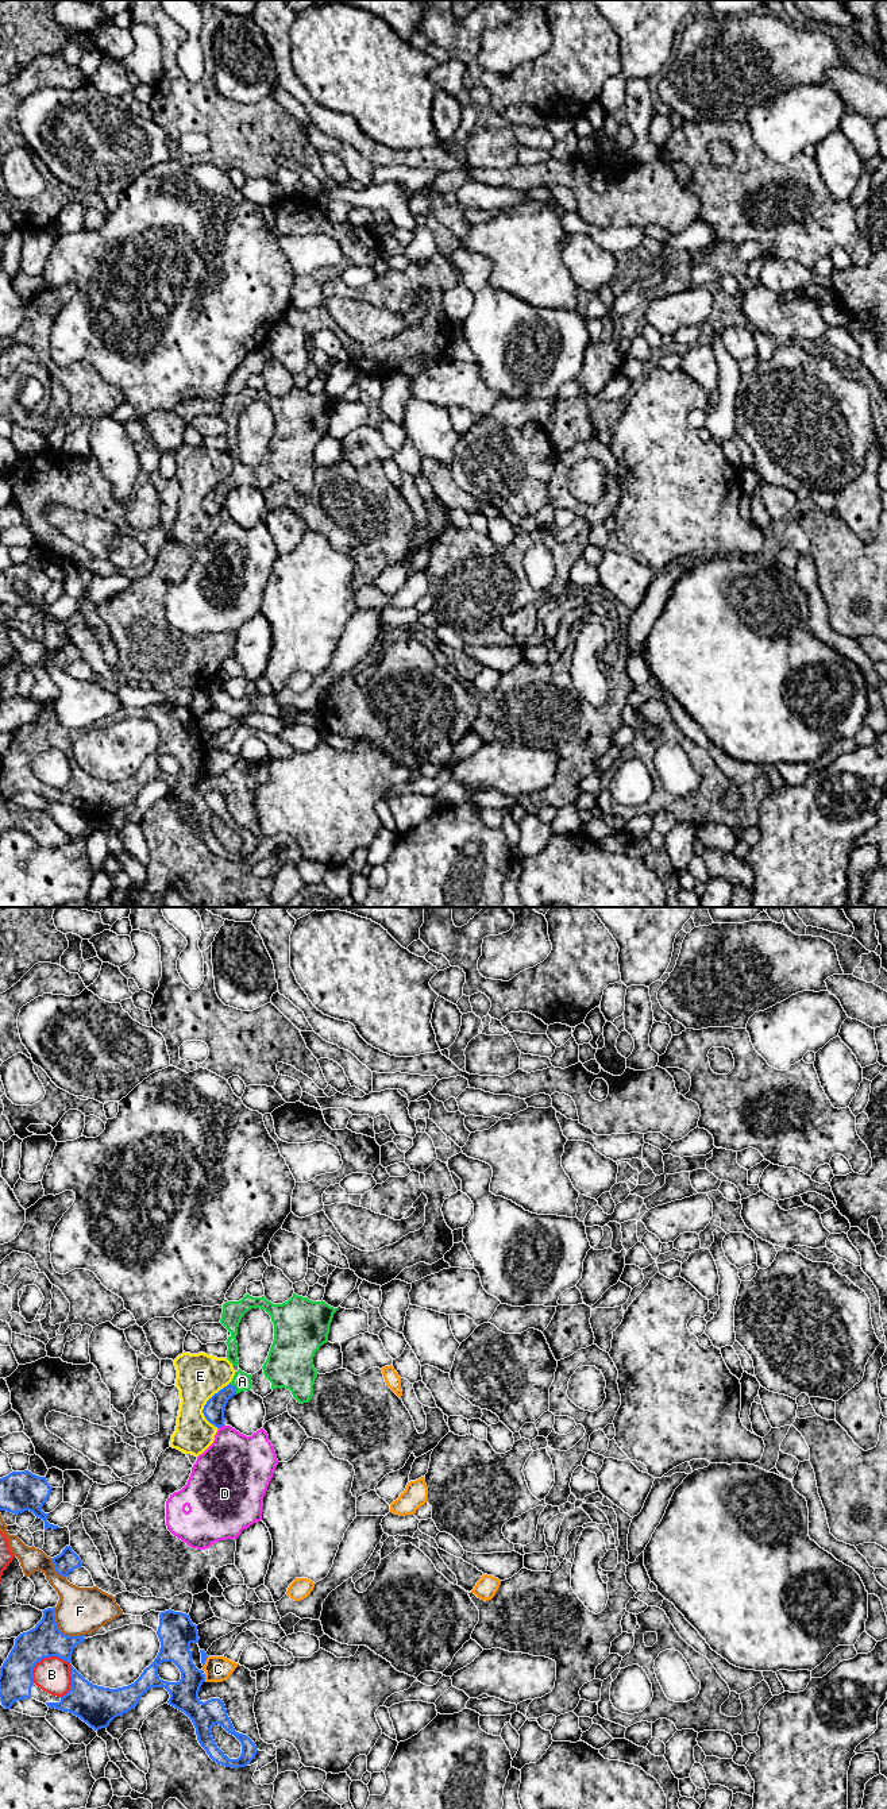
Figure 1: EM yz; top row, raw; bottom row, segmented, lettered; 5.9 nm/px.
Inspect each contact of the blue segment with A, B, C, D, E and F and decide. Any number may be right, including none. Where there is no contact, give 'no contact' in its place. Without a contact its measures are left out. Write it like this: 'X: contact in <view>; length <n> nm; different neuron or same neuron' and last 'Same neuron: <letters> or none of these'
A: contact in yz; length 80 nm; same neuron
B: contact in yz; length 260 nm; different neuron
C: contact in yz; length 50 nm; different neuron
D: contact in yz; length 50 nm; different neuron
E: contact in yz; length 280 nm; different neuron
F: contact in yz; length 240 nm; different neuron
Same neuron: A

